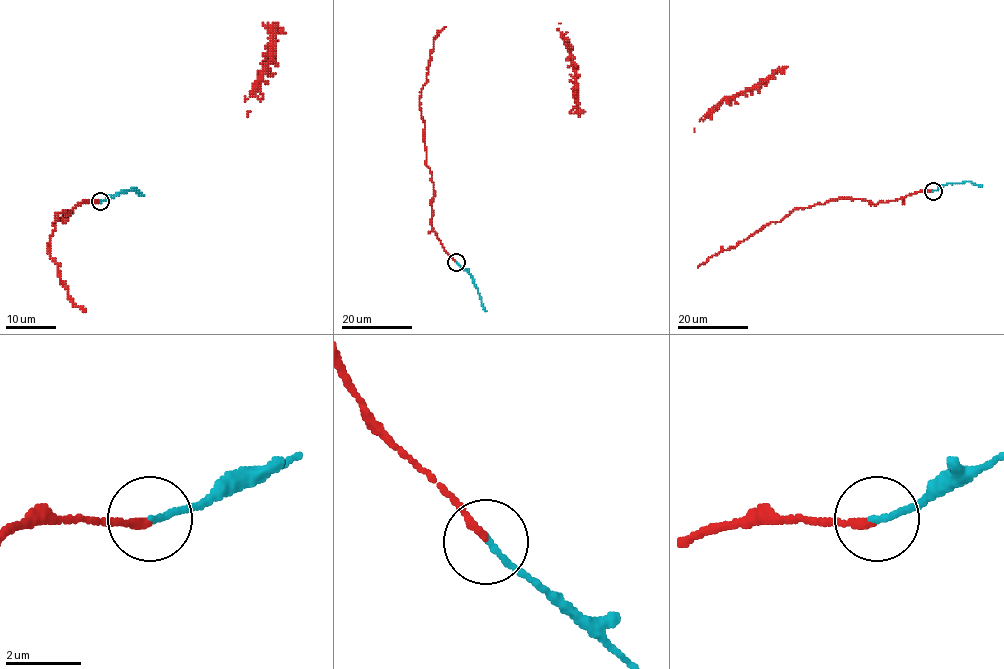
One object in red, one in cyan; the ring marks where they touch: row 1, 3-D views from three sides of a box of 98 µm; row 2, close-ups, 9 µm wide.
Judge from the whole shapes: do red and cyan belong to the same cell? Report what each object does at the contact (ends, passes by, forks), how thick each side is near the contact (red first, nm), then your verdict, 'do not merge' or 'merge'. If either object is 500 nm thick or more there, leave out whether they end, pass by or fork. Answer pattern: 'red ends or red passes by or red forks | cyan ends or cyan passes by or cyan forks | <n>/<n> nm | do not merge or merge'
red ends | cyan ends | 190/160 nm | do not merge

